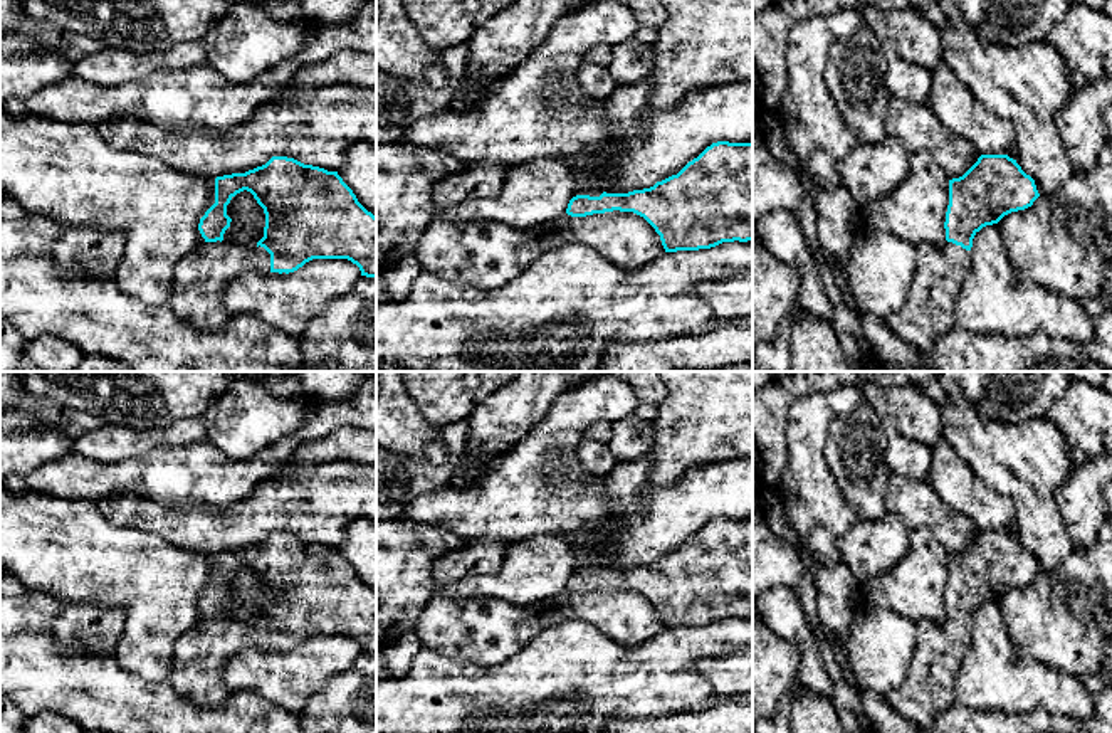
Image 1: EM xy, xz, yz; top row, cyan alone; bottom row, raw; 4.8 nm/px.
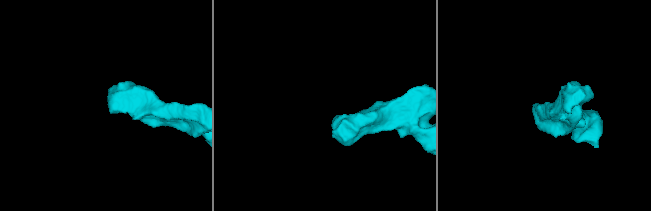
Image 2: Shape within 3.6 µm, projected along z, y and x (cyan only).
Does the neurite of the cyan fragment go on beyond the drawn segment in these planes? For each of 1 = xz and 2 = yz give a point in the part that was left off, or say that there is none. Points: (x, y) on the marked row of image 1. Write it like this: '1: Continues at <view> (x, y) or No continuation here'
1: Continues at xz (592, 192)
2: Continues at yz (928, 313)

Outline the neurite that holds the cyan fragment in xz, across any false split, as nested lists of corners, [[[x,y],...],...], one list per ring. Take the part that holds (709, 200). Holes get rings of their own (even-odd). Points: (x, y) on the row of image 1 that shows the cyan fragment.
[[[717,141],[677,175],[628,193],[581,190],[566,214],[633,212],[660,235],[665,252],[753,240],[753,143]]]

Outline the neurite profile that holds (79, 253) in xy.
[[[89,227],[67,229],[54,244],[52,256],[64,277],[114,276],[124,256],[124,237]]]

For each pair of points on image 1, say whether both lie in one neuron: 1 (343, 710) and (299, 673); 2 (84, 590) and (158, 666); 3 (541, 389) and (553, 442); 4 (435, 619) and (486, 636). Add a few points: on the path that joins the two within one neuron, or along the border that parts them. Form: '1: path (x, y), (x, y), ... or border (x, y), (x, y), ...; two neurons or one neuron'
1: border (351, 664), (338, 671), (299, 715); two neurons
2: path (111, 590), (118, 590), (146, 619), (148, 639); one neuron
3: border (568, 389), (555, 399), (548, 412), (518, 441); two neurons
4: path (447, 624), (474, 626); one neuron

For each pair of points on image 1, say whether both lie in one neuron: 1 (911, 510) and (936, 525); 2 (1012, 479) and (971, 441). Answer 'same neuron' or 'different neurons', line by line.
1: same neuron
2: same neuron

